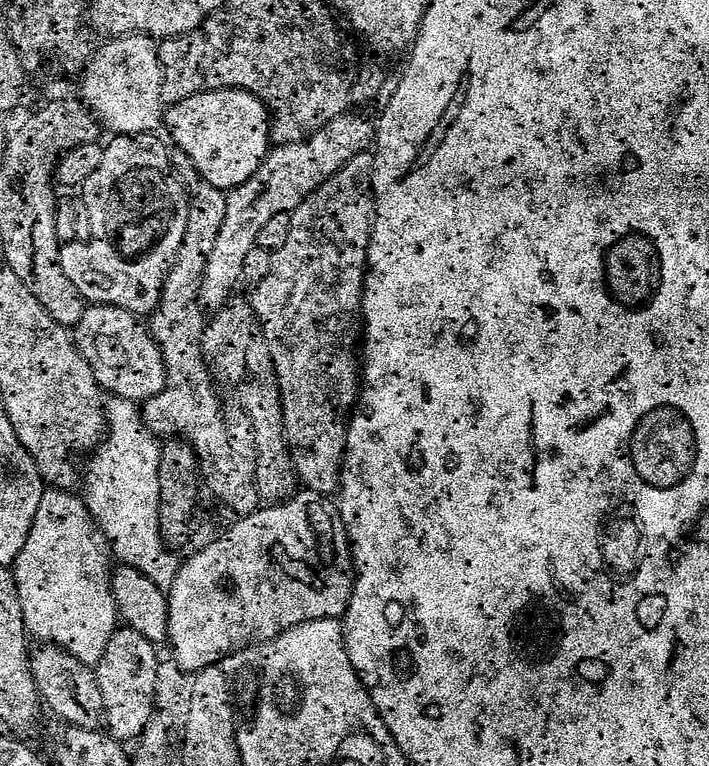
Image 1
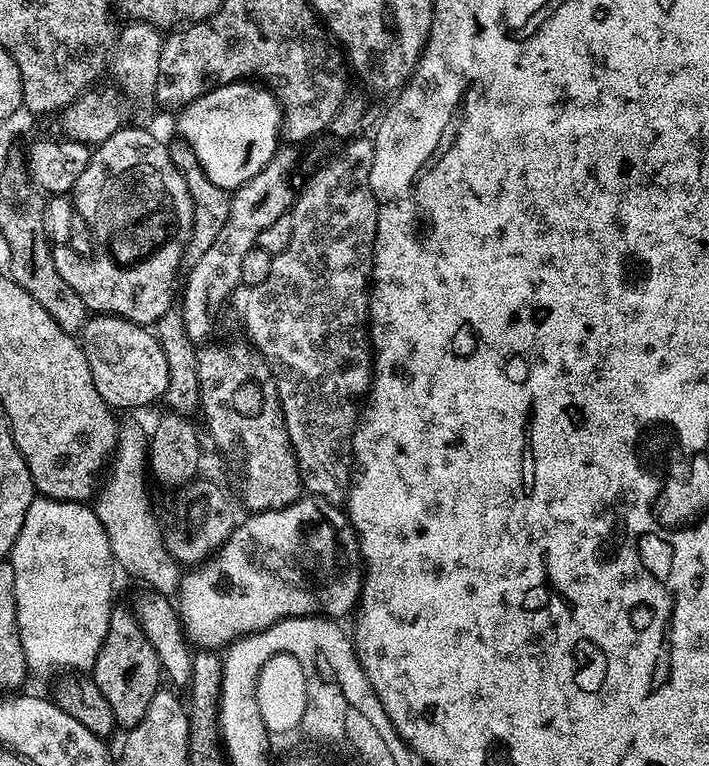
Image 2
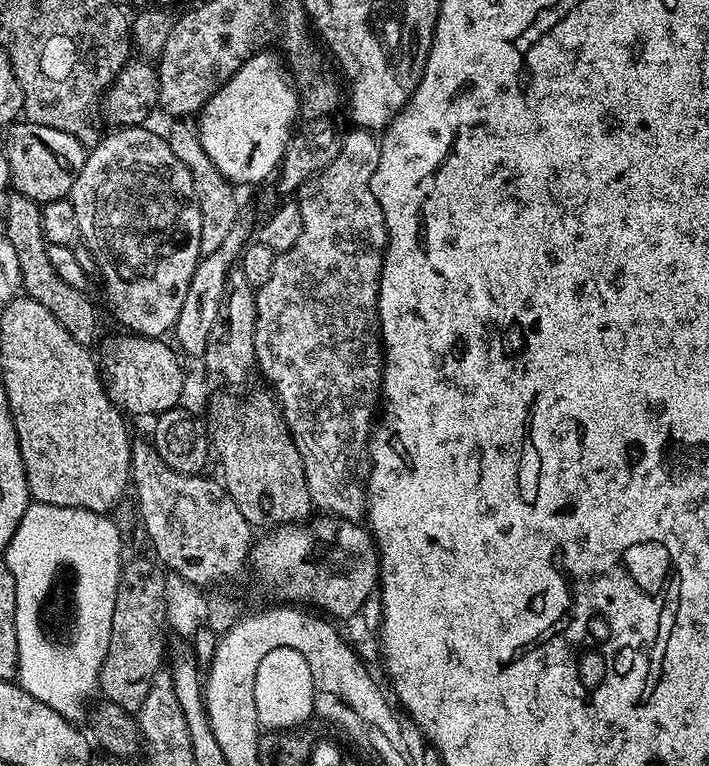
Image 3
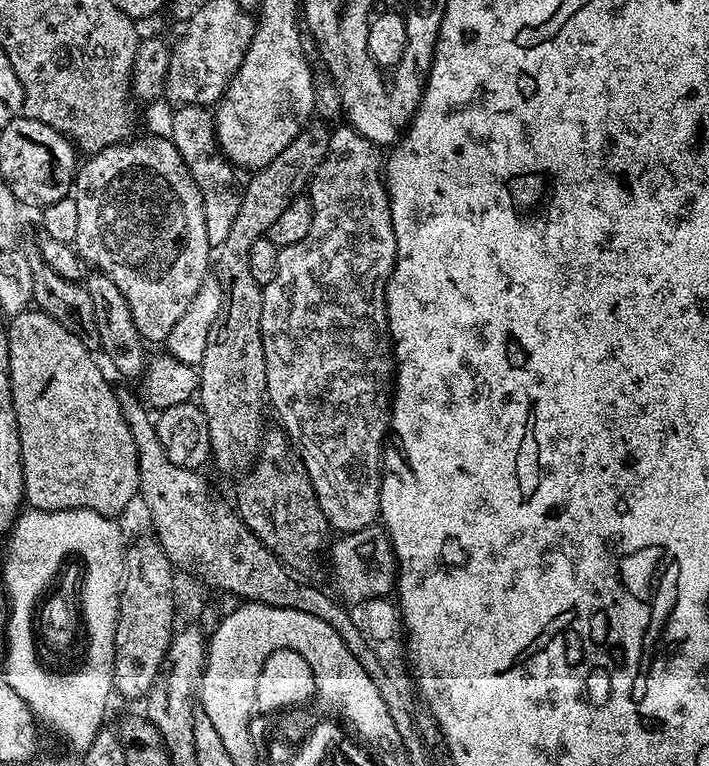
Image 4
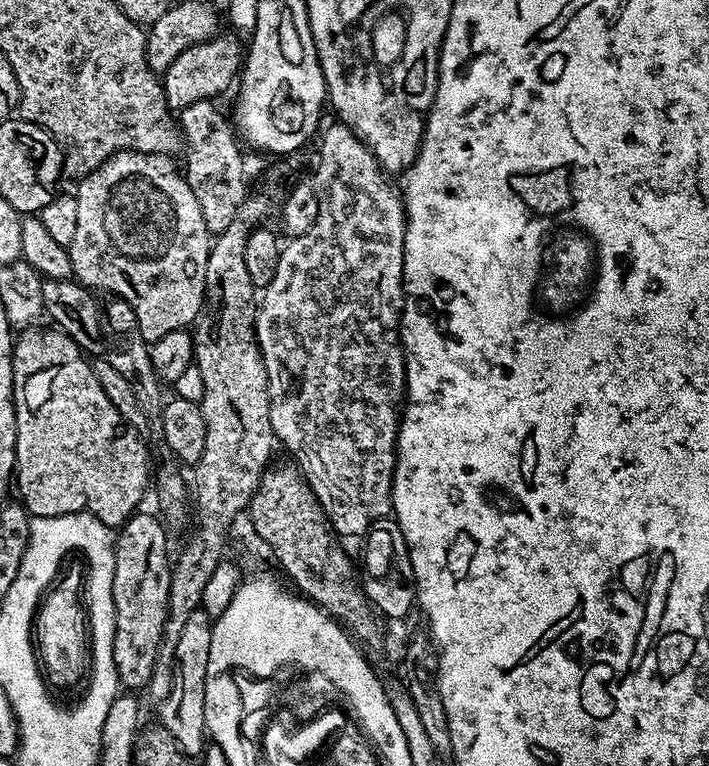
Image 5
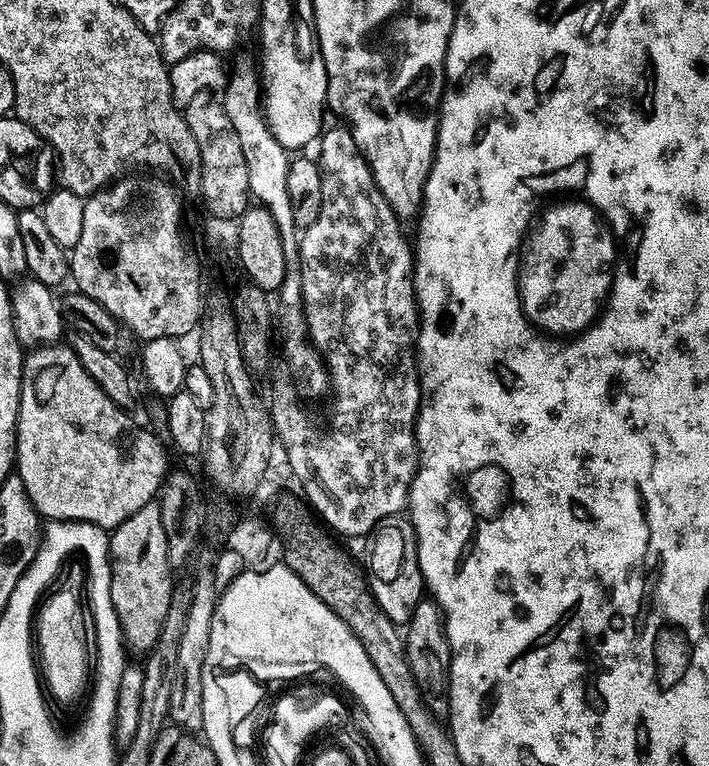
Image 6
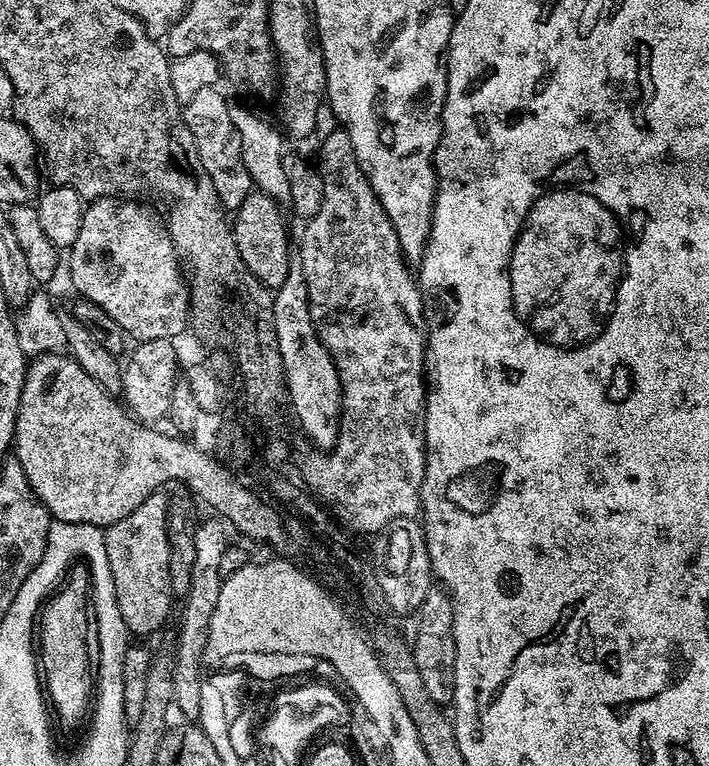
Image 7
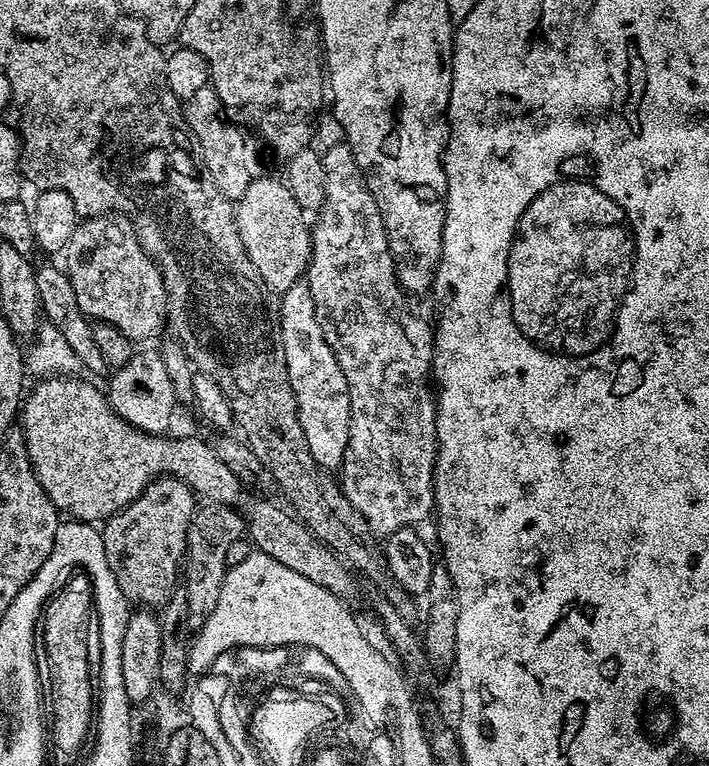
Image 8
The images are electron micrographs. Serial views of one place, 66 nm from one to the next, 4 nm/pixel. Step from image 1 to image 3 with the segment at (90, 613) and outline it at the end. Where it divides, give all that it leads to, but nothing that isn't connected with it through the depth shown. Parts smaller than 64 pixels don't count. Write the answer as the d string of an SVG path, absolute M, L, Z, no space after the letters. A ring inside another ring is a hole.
M35 502L29 503L28 509L22 514L22 522L18 522L18 530L14 530L14 538L10 538L8 543L8 549L3 552L2 560L3 563L7 564L10 574L14 574L14 586L16 587L16 637L18 638L18 662L16 663L16 676L18 677L18 683L20 687L25 688L29 694L34 698L38 698L38 702L42 702L46 706L50 706L50 710L58 710L58 714L62 714L66 719L73 722L80 722L80 719L85 719L86 708L84 712L84 703L91 698L92 695L97 695L98 685L100 683L100 671L102 670L102 662L106 658L108 653L108 647L110 646L110 622L114 622L114 602L116 601L116 595L118 594L118 586L120 585L120 570L122 567L122 559L120 560L120 528L118 525L112 521L113 517L111 515L102 513L102 512L91 512L90 510L82 510L81 508L67 508L66 506L50 506L49 504L37 504ZM56 560L72 560L72 564L76 564L76 573L79 577L79 588L92 588L92 656L88 656L88 648L80 648L80 644L71 644L69 647L49 647L48 643L44 643L44 640L40 640L40 631L37 631L36 625L36 611L37 605L40 604L41 595L45 592L45 589L48 588L48 576L52 576L52 568L56 568Z

